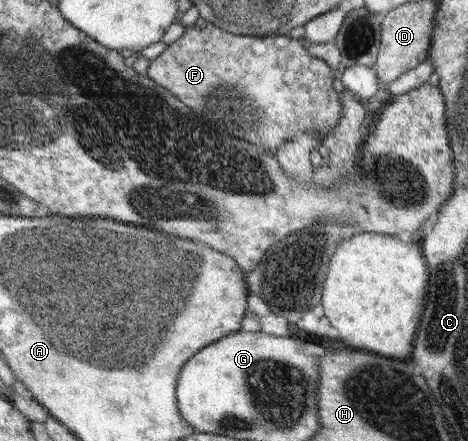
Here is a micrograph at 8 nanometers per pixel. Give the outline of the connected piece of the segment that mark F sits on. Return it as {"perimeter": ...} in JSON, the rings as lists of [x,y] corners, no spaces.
{"perimeter":[[[197,18],[196,22],[187,28],[184,28],[184,32],[177,39],[177,42],[167,46],[167,49],[149,60],[148,68],[145,71],[145,75],[151,78],[157,85],[160,85],[163,89],[169,90],[177,101],[185,101],[185,107],[197,115],[197,117],[203,117],[207,121],[213,121],[217,123],[217,129],[245,141],[245,143],[251,143],[251,145],[257,145],[259,149],[263,149],[265,153],[275,153],[289,137],[299,137],[302,133],[311,132],[315,133],[315,137],[325,137],[329,131],[335,127],[335,124],[342,119],[341,103],[339,103],[339,95],[335,93],[333,89],[333,71],[327,63],[321,61],[321,58],[314,58],[312,54],[307,53],[298,39],[289,39],[287,35],[281,35],[273,38],[264,36],[261,39],[251,38],[249,36],[237,36],[231,33],[226,33],[218,26],[214,26],[212,23],[205,21],[201,18]]]}

